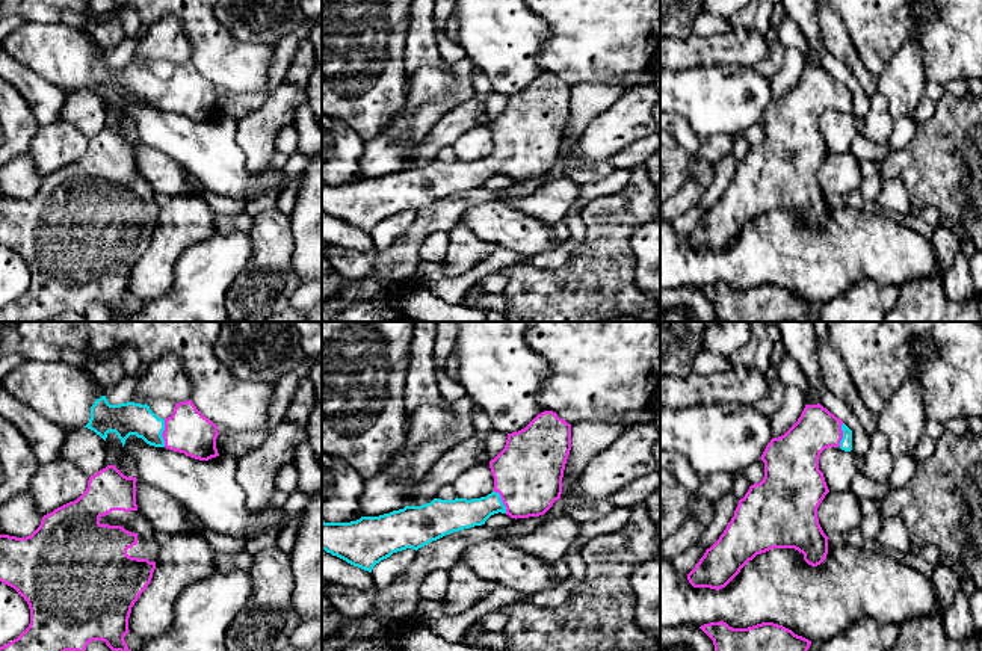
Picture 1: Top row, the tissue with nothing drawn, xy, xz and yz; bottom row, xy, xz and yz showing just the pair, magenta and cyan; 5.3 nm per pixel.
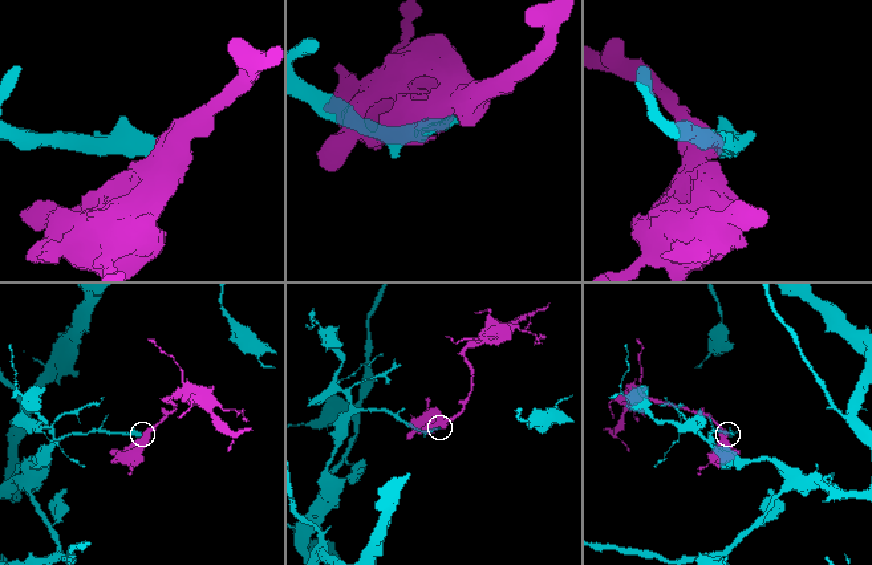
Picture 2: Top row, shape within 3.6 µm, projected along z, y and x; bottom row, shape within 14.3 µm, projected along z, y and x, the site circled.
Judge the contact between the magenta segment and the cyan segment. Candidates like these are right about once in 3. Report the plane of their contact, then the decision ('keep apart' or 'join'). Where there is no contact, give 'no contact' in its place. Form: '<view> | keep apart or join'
xy | join

